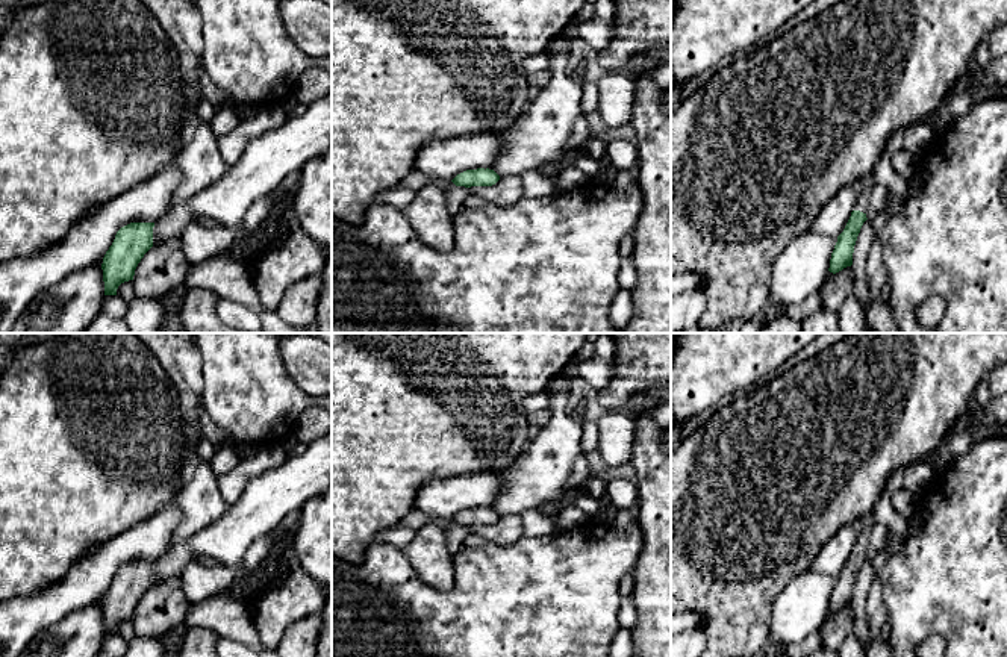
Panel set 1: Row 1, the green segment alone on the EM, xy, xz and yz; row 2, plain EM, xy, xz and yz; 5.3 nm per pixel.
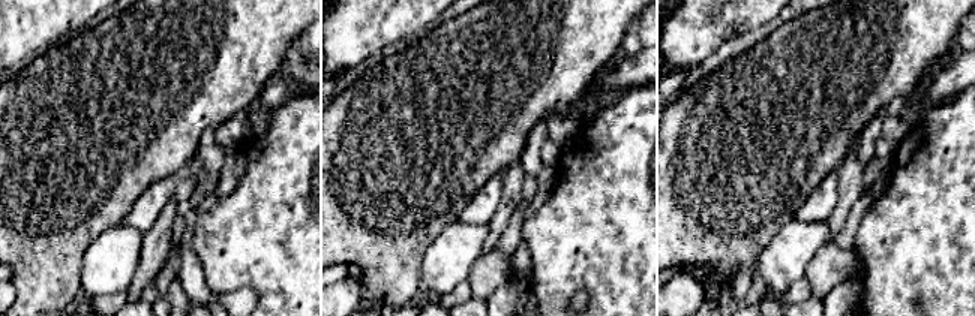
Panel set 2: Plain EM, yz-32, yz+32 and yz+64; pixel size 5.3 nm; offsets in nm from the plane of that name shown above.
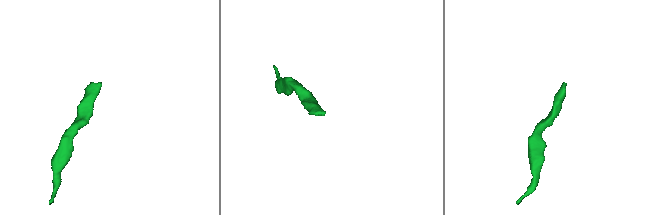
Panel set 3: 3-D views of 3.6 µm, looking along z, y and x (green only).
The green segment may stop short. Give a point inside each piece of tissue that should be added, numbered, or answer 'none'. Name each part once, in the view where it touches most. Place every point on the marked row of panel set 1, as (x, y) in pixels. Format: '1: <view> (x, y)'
1: yz (862, 205)

